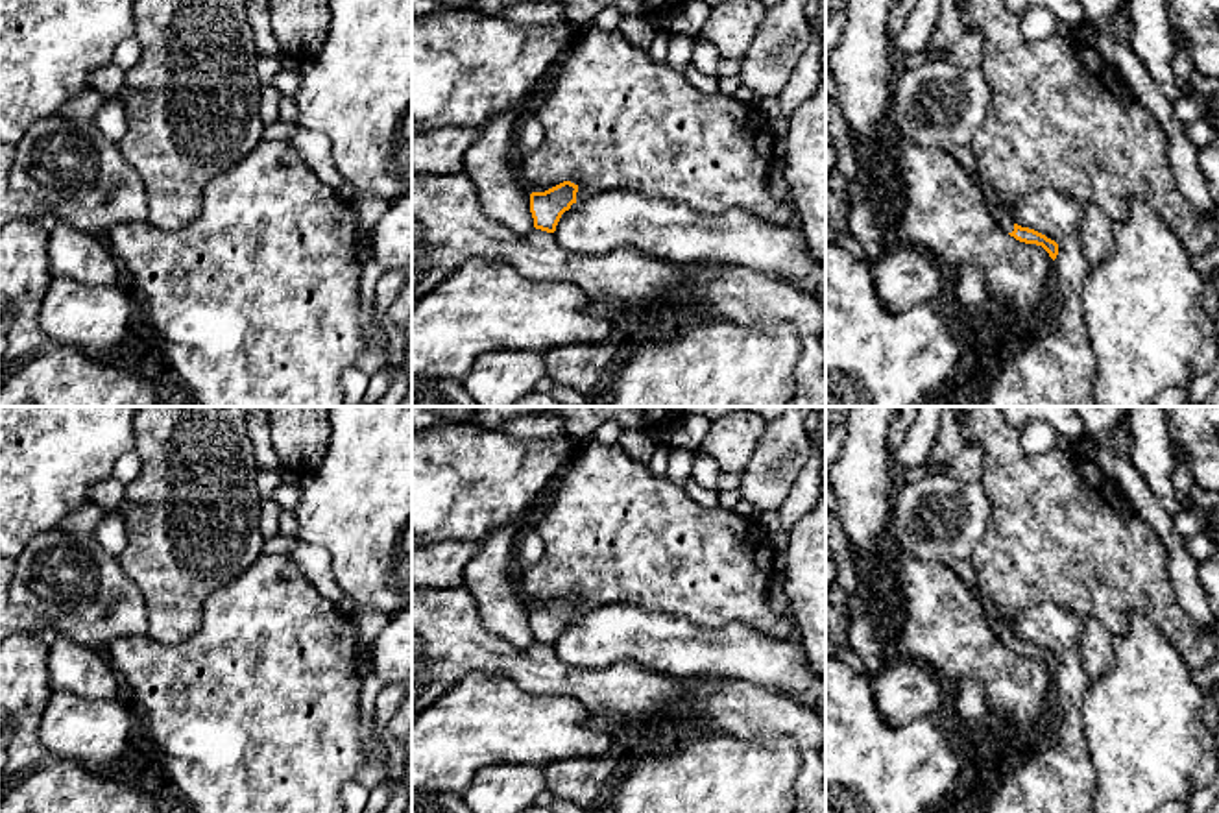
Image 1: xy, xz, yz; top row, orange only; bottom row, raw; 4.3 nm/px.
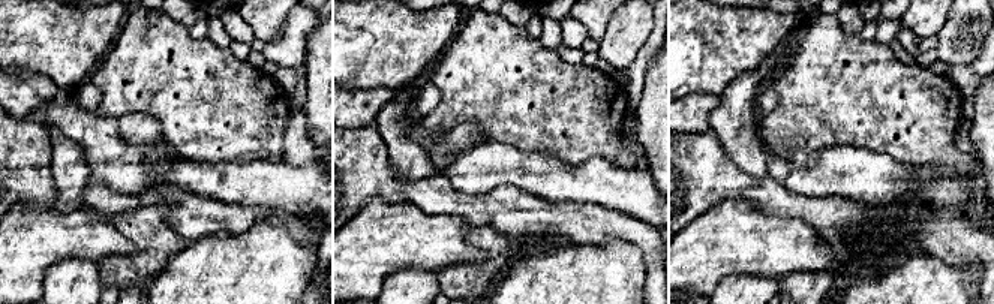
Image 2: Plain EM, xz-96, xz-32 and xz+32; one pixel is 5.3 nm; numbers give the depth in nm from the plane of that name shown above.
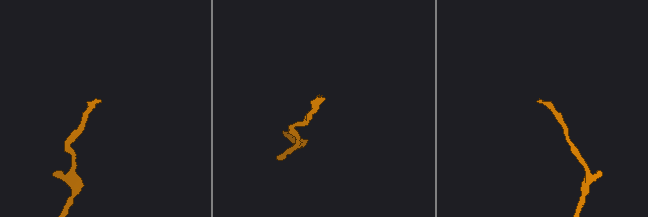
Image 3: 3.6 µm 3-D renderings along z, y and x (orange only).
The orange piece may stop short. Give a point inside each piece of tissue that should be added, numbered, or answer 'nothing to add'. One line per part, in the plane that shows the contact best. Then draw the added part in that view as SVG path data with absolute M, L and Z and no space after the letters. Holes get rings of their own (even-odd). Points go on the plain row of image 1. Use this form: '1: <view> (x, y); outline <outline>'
1: yz (1059, 531); outline M962 406L959 429L981 451L979 482L988 499L988 525L970 564L981 591L994 604L992 630L1003 645L1014 645L1007 626L1014 613L1055 602L1082 619L1093 617L1114 637L1127 634L1132 613L1145 615L1191 673L1215 660L1215 641L1197 628L1177 599L1158 534L1090 456L1058 447L1027 455L1021 431L1003 416L1001 406Z

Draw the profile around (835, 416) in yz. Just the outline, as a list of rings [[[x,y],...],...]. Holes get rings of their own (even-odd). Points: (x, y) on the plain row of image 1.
[[[826,406],[826,475],[844,447],[848,414],[850,406]]]

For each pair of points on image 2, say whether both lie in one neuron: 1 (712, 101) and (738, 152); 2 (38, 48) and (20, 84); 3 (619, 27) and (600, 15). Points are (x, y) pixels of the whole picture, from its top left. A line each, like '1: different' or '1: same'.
1: different
2: different
3: different

